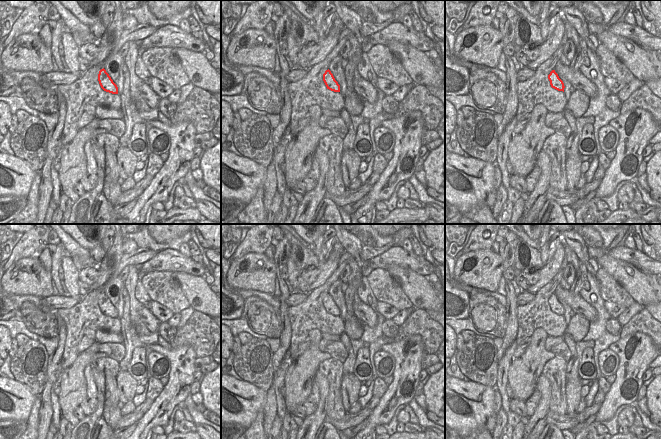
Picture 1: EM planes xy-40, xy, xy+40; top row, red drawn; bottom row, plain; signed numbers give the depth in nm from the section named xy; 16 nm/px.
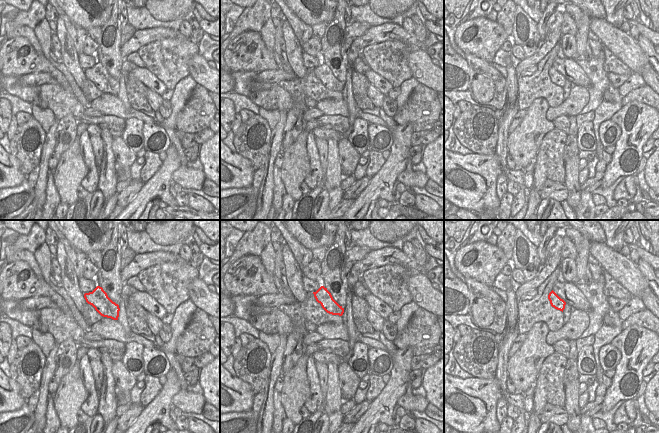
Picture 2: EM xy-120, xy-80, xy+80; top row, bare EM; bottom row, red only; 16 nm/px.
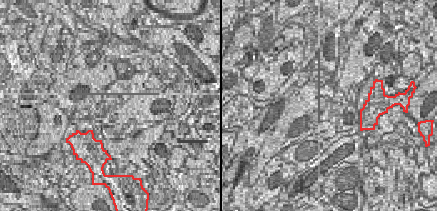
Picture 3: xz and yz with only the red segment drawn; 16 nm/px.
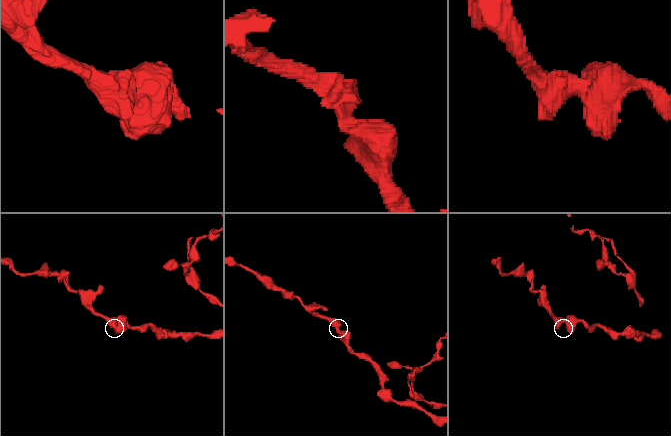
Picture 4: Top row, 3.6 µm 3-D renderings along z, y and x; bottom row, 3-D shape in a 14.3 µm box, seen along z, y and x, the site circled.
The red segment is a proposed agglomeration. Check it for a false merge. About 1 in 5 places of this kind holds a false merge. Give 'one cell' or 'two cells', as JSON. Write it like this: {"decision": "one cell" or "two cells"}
{"decision": "one cell"}

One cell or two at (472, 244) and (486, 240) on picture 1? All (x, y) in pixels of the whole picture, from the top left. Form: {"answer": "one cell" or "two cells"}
{"answer": "one cell"}

